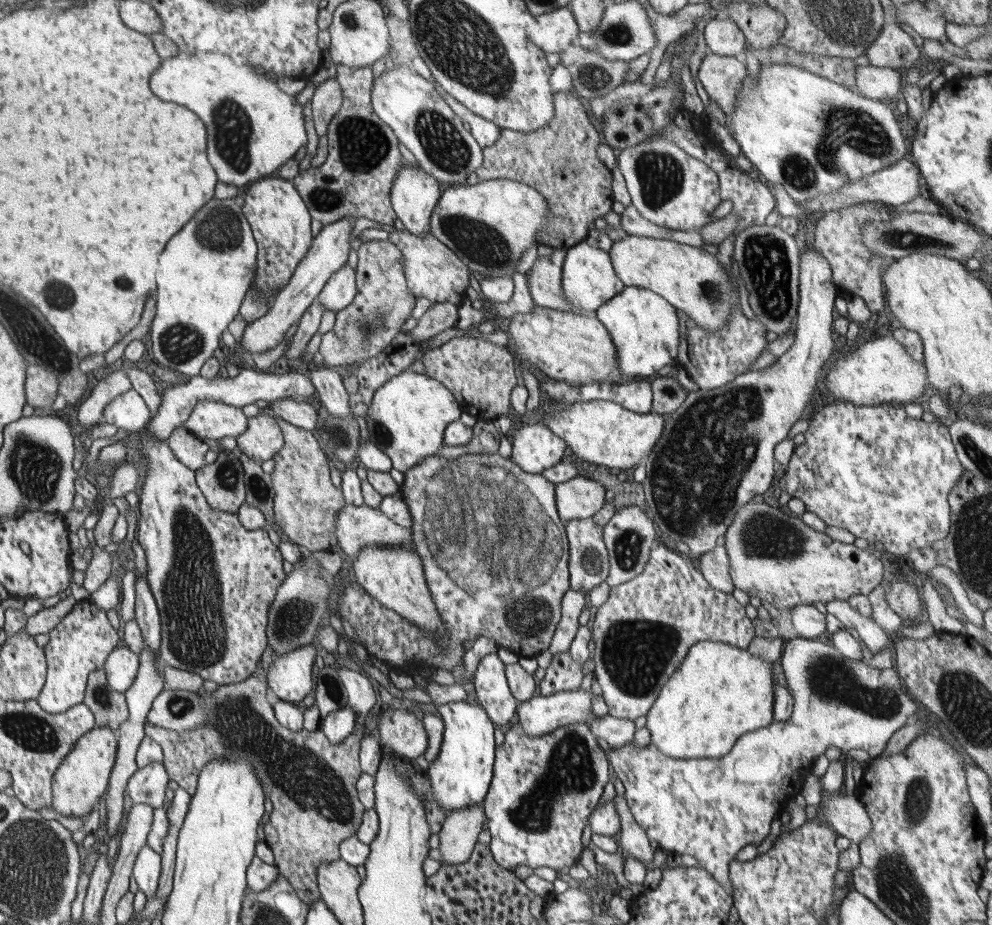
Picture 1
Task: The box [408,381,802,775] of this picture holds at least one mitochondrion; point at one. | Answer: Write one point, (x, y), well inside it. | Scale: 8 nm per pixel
(484, 530)

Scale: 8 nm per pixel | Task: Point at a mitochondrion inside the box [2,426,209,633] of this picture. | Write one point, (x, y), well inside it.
(35, 468)

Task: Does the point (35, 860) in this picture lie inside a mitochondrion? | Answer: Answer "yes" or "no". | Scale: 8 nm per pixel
yes

